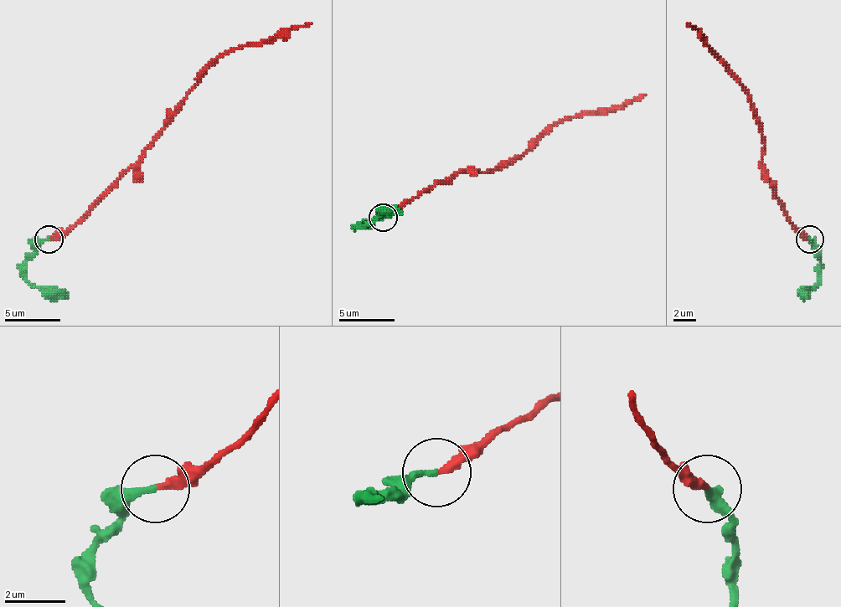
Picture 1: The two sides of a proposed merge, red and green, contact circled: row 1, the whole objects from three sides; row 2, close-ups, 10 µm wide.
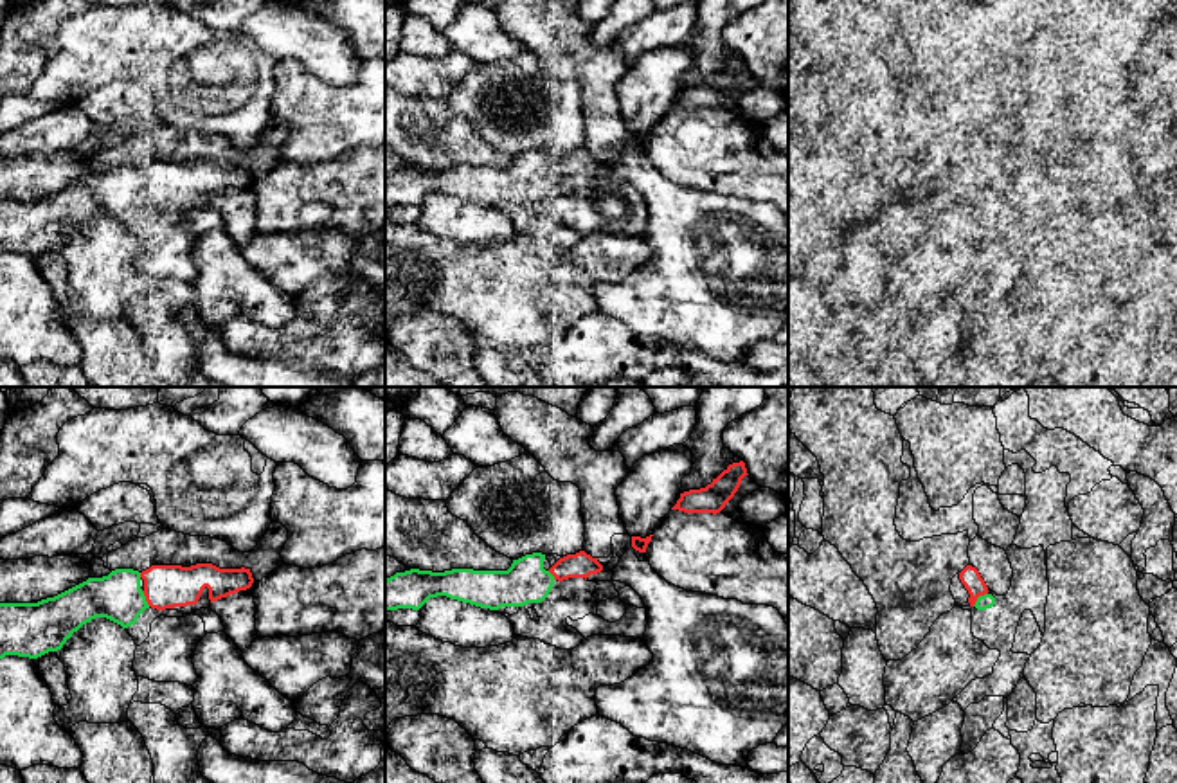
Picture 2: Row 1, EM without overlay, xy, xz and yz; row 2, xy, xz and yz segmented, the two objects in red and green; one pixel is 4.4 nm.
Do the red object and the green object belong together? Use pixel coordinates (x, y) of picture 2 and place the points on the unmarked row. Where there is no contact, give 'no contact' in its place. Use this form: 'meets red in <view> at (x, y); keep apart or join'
meets red in yz at (978, 193); join

